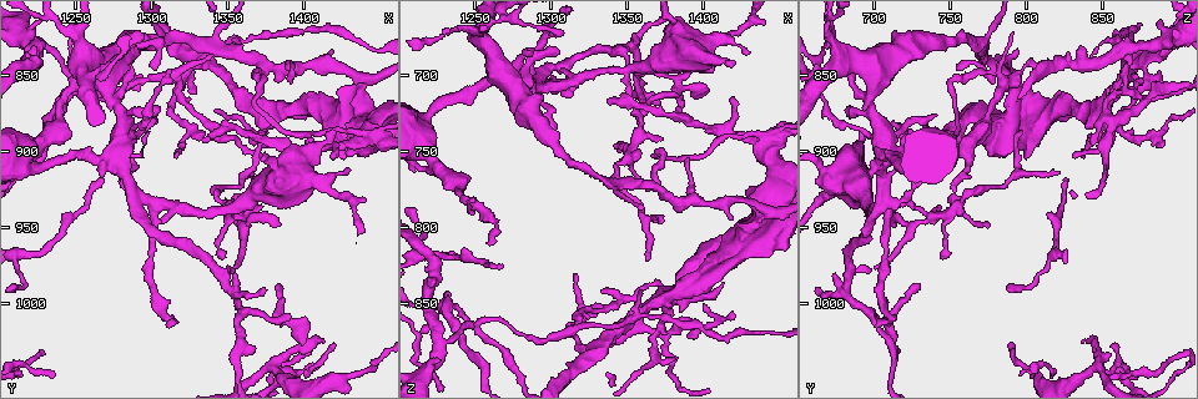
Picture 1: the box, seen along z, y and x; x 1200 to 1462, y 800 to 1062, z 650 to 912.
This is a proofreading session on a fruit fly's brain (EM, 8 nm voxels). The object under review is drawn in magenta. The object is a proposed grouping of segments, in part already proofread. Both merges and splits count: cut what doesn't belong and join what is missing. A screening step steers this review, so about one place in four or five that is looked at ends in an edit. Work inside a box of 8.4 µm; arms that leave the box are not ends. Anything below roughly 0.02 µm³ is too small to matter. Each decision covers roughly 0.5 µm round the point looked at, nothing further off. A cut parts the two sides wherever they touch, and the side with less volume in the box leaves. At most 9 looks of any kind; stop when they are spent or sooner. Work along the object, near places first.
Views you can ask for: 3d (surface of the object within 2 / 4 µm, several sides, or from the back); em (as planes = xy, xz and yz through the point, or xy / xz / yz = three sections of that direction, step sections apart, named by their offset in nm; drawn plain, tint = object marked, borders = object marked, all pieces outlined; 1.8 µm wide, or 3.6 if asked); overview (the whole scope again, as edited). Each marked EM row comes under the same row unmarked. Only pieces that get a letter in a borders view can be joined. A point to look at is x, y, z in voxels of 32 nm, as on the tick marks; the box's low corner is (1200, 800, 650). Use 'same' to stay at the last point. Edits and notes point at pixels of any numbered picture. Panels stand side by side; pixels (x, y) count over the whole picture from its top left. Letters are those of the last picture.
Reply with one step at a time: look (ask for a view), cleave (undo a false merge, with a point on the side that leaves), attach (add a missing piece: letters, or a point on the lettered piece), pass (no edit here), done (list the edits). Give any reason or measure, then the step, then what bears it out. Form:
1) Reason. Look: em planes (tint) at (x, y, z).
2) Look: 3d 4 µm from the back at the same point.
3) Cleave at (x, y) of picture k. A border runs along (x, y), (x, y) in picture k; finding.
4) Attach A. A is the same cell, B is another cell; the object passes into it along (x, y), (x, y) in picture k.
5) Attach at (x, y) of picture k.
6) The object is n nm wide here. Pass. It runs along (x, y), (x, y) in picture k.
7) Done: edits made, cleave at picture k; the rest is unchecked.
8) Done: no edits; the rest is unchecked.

A fork. Look: 3d 2 µm at (1442, 890, 750).

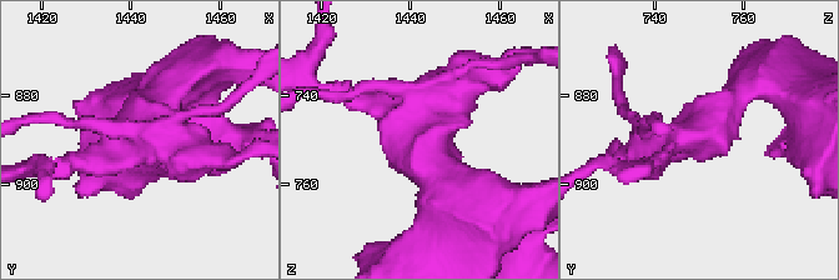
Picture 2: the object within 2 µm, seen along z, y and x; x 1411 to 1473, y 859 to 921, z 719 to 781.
Shape alone is not enough. Look: em xy step 4 (tint) at (1442, 889, 750).

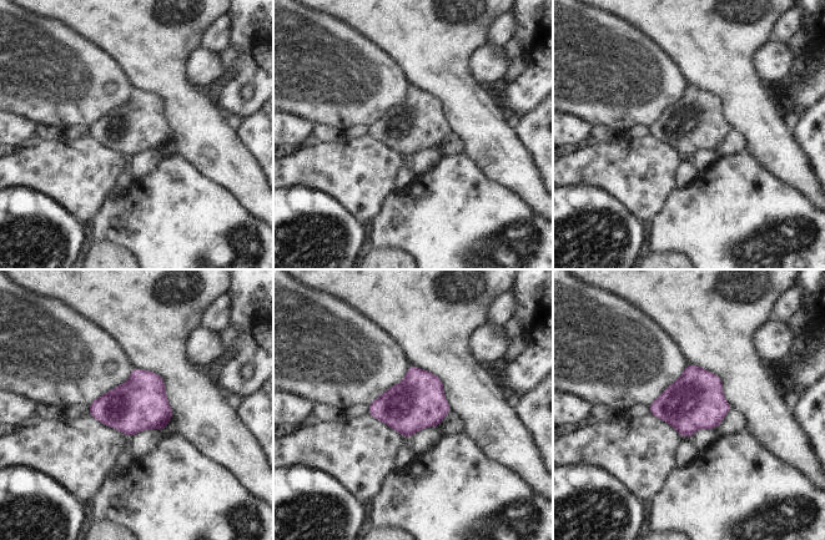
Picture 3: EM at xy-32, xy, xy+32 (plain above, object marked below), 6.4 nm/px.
Look: em planes (borders) at the same point.

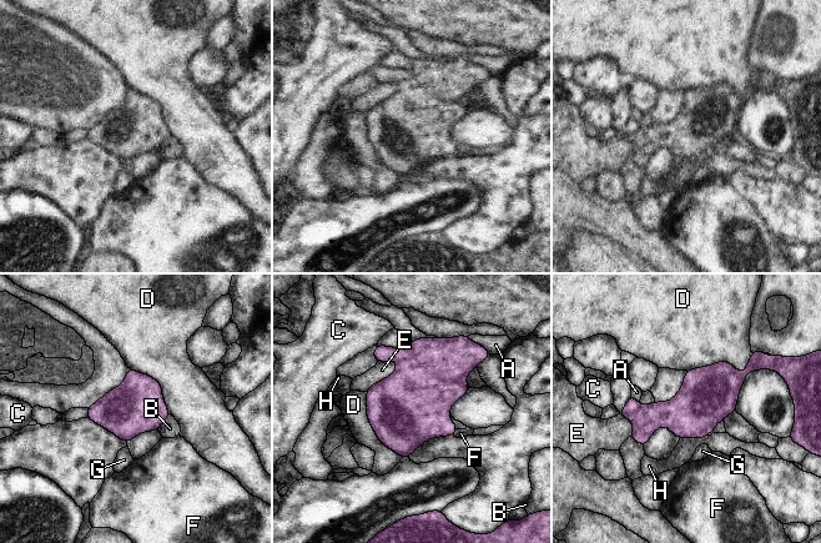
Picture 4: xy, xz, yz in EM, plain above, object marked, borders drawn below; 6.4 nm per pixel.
Cleave at (419, 393) of picture 4. A, B, C, D, E, F, G and H are other cells; a second cell is stuck on.

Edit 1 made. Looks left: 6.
Tapers out. Look: em planes (borders) at (1284, 842, 680).

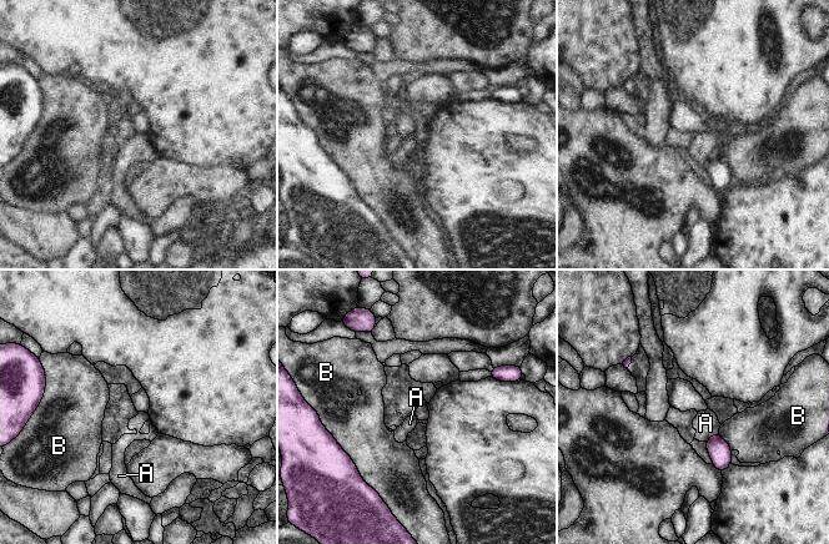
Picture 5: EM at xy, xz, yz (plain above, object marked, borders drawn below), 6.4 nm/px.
Pass. A and B are other cells; a border runs along (718, 432), (706, 442) in picture 5; no lettered piece goes on from it.

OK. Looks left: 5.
Thick turns thin. Look: em yz step 8 (tint) at (1348, 936, 696).

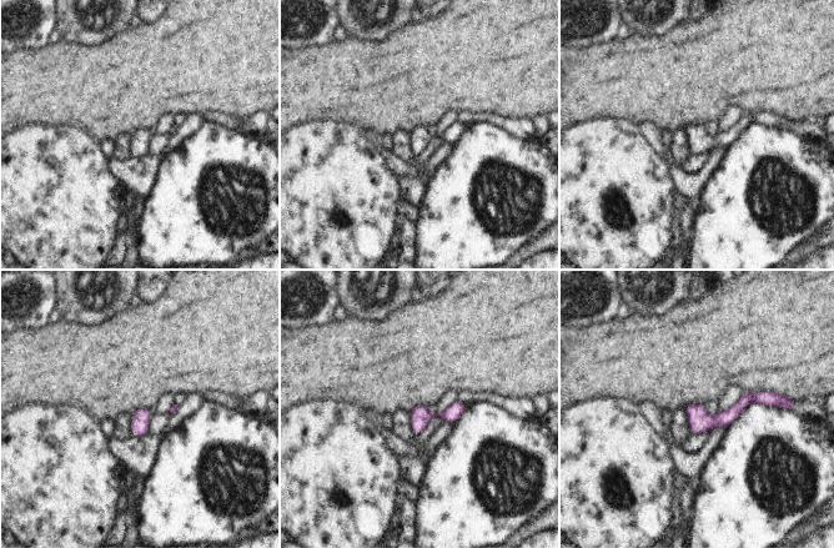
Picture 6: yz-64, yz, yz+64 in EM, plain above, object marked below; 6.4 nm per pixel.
Cut it another way. Look: em planes (tint) at the same point.

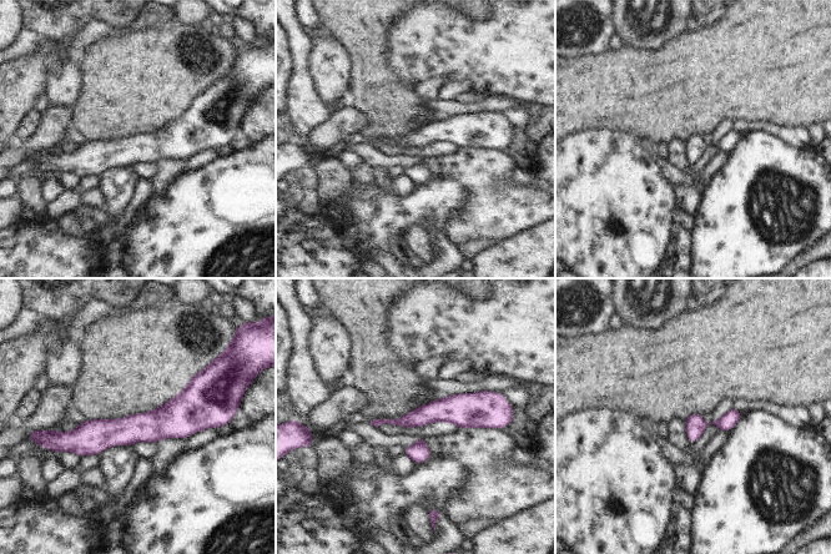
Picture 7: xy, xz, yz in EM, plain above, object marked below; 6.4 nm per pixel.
Look: em planes (borders) at the same point.

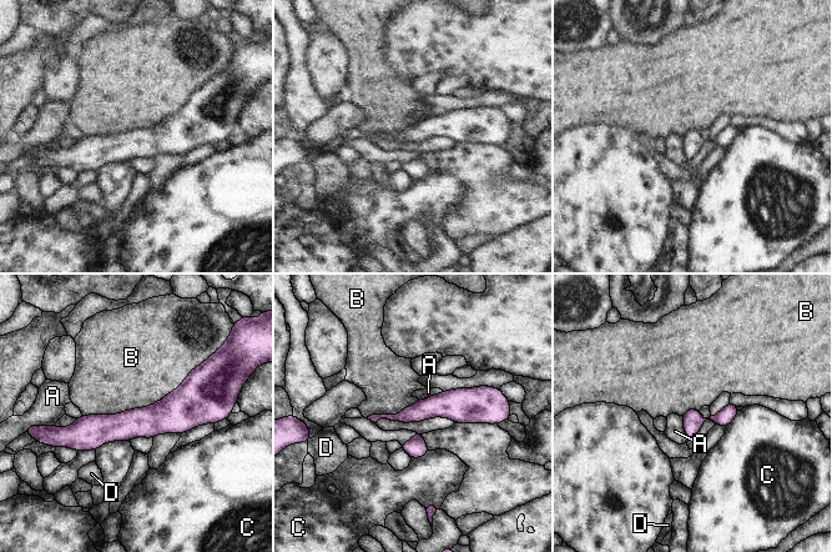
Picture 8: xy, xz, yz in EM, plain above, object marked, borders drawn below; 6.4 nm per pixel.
The object is 130 nm wide here. Pass. A, B, C and D are other cells; a border runs along (202, 361), (145, 407), (82, 416) in picture 8; all the same cell.

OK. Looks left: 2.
Branch stops here. Look: em planes (borders) at (1414, 1024, 838).

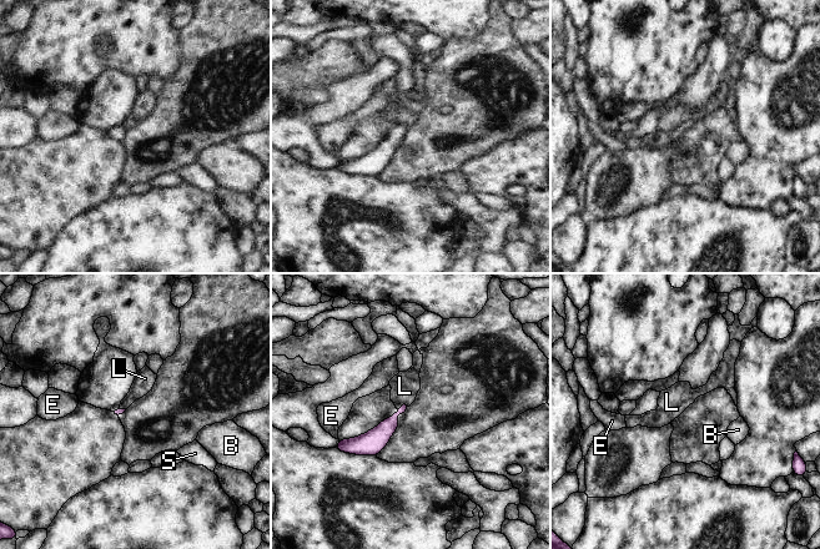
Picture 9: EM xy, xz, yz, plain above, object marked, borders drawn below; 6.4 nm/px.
Pass. B, E, L and S are other cells; none of them fits.

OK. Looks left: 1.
Done: edits made, cleave at picture 4; the rest is unchecked.

